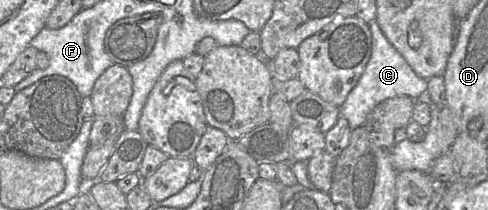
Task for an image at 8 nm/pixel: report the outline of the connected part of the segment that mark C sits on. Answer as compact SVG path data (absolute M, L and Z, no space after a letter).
M376 20L368 24L371 30L370 59L356 86L349 92L340 107L340 116L348 121L352 130L362 126L368 114L382 101L400 96L416 100L428 87L428 80L419 77L412 70L402 55L385 37Z

